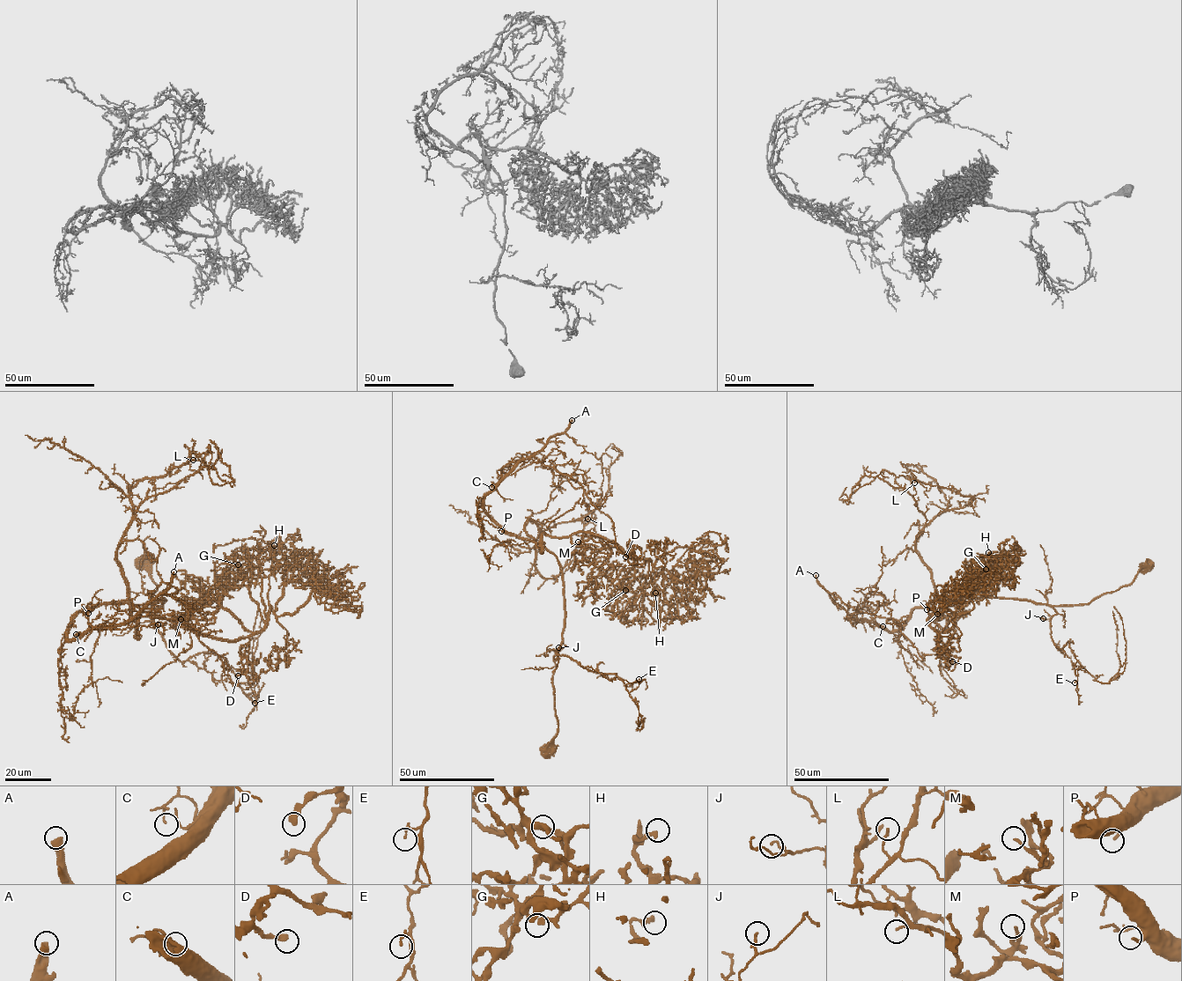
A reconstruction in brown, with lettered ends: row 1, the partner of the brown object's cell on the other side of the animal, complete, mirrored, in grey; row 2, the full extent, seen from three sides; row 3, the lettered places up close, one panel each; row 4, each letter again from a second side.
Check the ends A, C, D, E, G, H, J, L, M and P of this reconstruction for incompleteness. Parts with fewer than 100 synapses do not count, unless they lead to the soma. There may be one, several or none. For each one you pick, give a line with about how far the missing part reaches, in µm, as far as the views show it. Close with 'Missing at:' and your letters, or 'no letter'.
A: 120 µm
P: 30 µm
Missing at: A, P

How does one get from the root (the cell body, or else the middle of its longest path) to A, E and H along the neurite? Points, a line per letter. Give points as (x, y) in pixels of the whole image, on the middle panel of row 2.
A: (546, 751), (557, 729), (561, 565), (545, 548), (506, 532), (486, 512), (483, 497), (572, 420)
E: (546, 751), (557, 729), (556, 655), (568, 656), (596, 673), (614, 674), (626, 687), (639, 679)
H: (546, 751), (565, 608), (542, 534), (591, 532), (648, 558), (655, 593)

